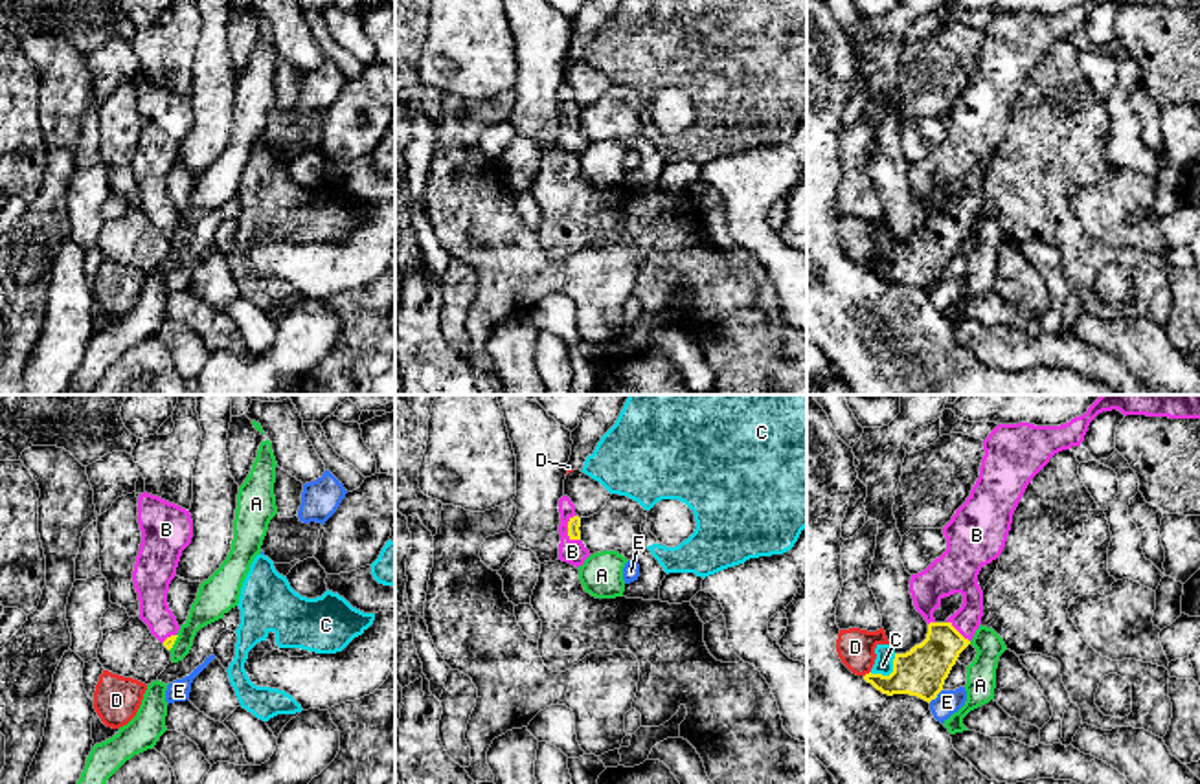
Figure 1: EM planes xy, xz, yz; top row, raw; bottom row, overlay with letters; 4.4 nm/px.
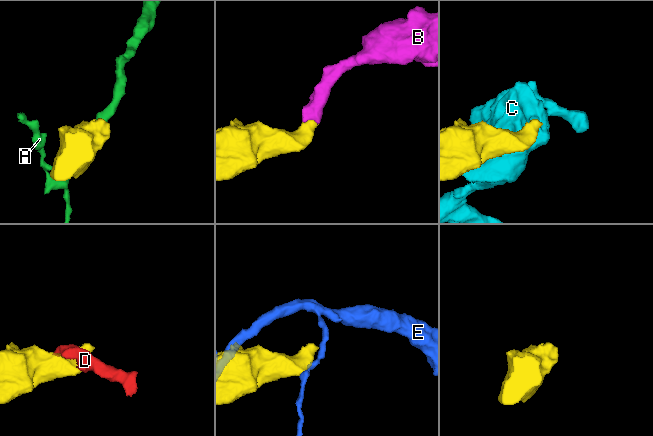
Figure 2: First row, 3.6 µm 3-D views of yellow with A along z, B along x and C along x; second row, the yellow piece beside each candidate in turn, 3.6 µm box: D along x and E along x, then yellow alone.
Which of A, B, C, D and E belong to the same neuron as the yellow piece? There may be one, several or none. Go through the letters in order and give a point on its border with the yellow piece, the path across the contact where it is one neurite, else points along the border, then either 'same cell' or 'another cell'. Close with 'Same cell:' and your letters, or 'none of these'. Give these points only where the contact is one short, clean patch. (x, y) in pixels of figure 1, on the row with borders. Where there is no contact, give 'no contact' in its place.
A: meets yellow in xy at (173, 643); border along xy (177, 634), (169, 650); another cell
B: meets yellow in xz at (568, 527); runs through xz (574, 524), (568, 527), (572, 551); same cell
C: meets yellow in yz at (890, 674); border along yz (895, 654), (888, 674), (870, 672); another cell
D: meets yellow in yz at (866, 674); another cell
E: meets yellow in yz at (936, 696); border along yz (941, 689), (928, 702); another cell
Same cell: B

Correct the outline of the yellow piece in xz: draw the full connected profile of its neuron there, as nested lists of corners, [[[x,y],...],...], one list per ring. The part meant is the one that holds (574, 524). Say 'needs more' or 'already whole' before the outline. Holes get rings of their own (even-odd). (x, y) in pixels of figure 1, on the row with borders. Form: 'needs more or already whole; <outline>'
needs more; [[[568,496],[559,499],[560,512],[560,543],[559,543],[559,560],[568,562],[575,567],[583,566],[590,556],[590,551],[581,542],[581,518],[575,514],[575,505]]]

